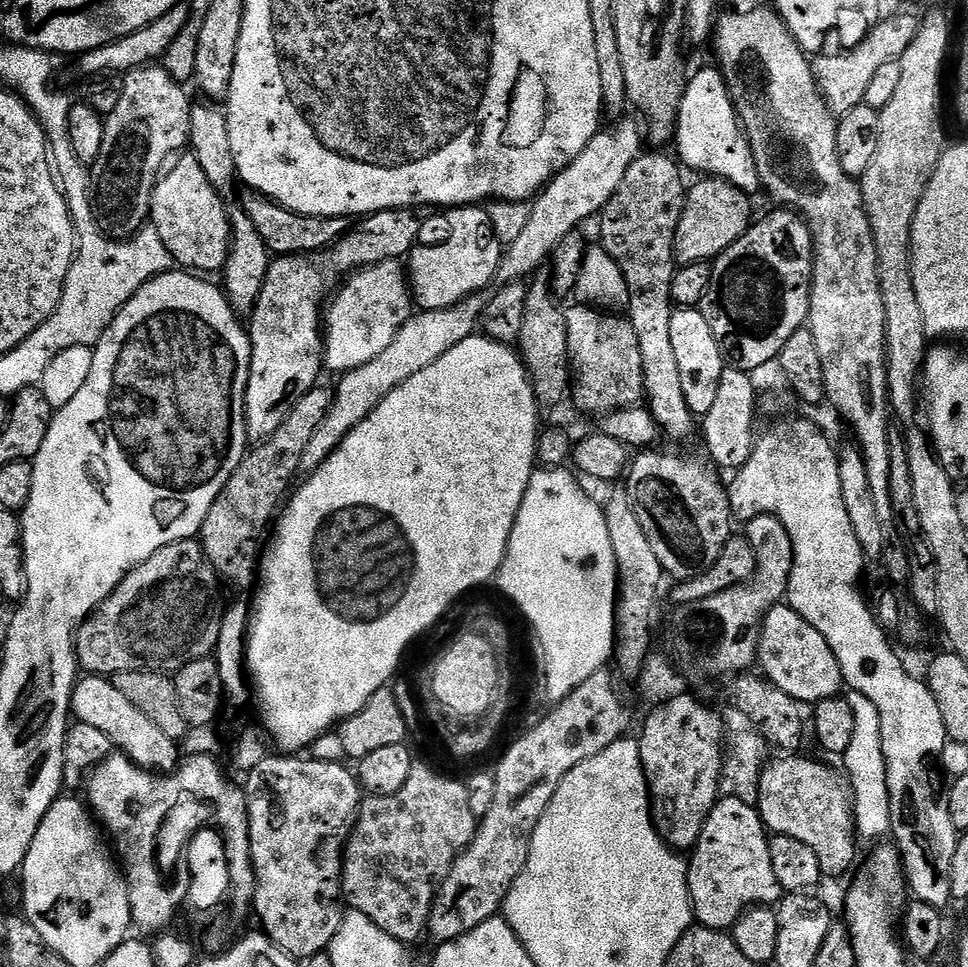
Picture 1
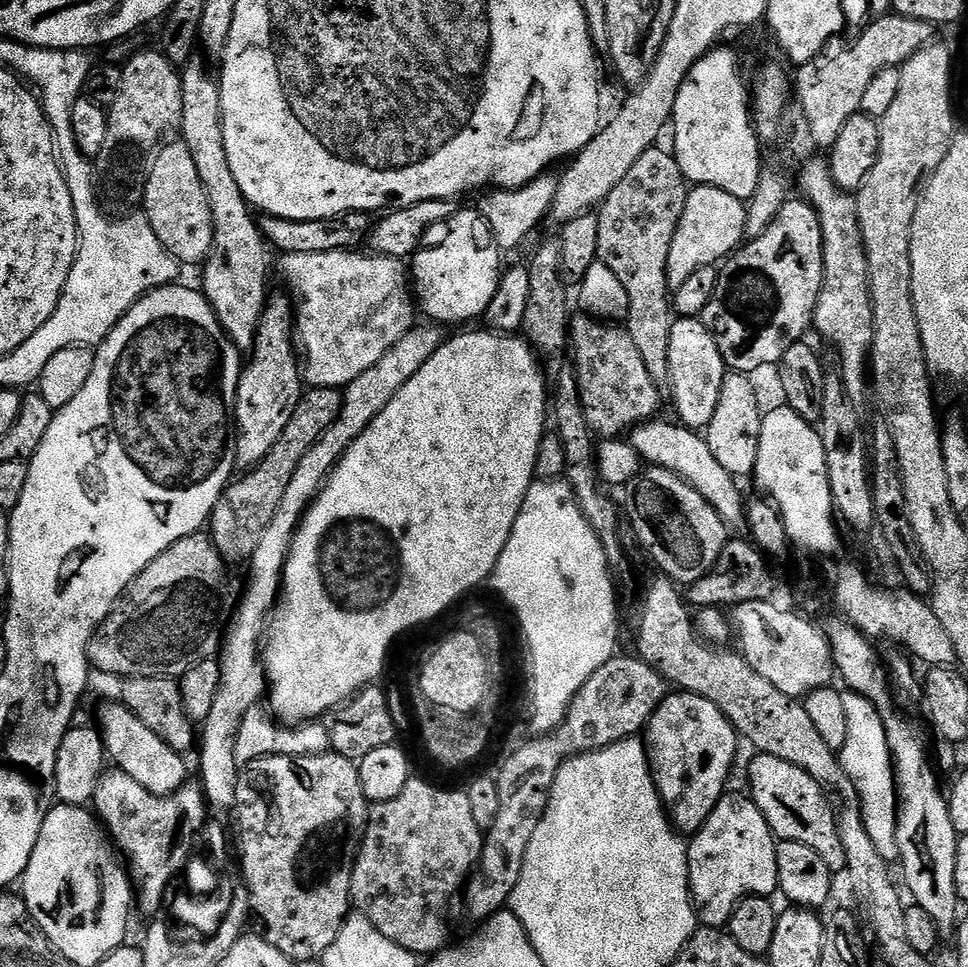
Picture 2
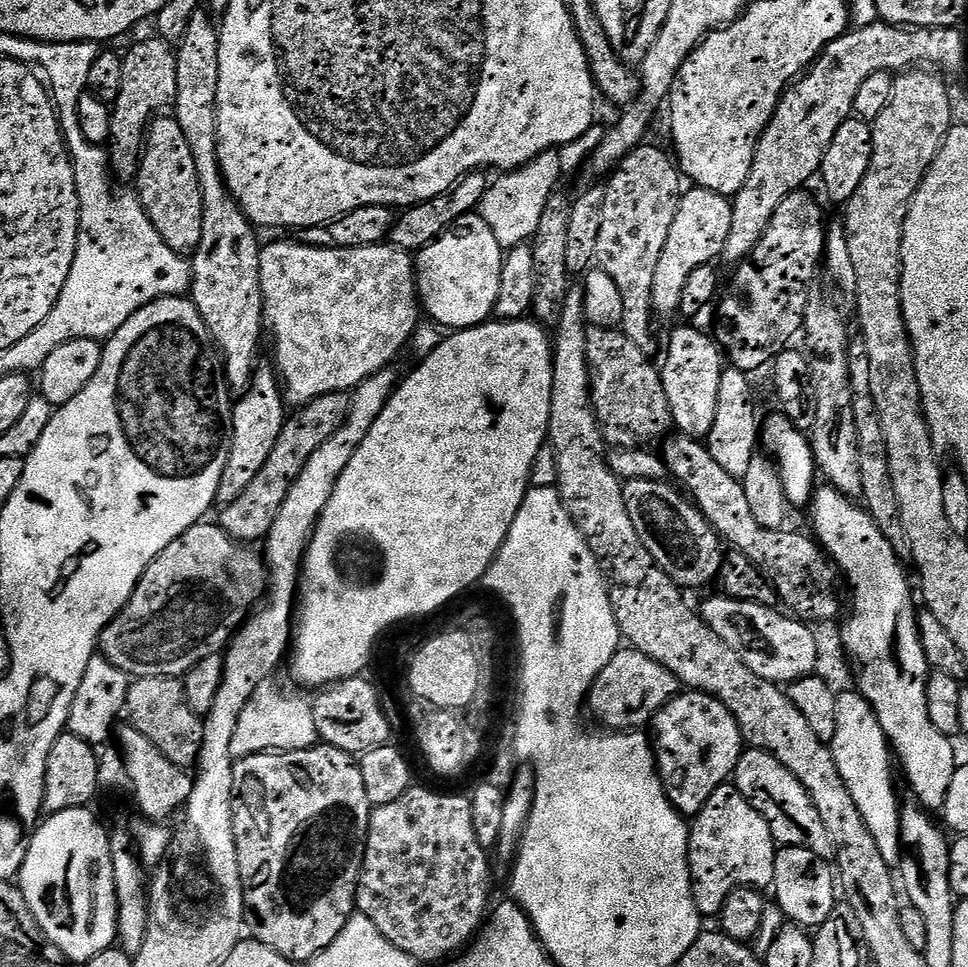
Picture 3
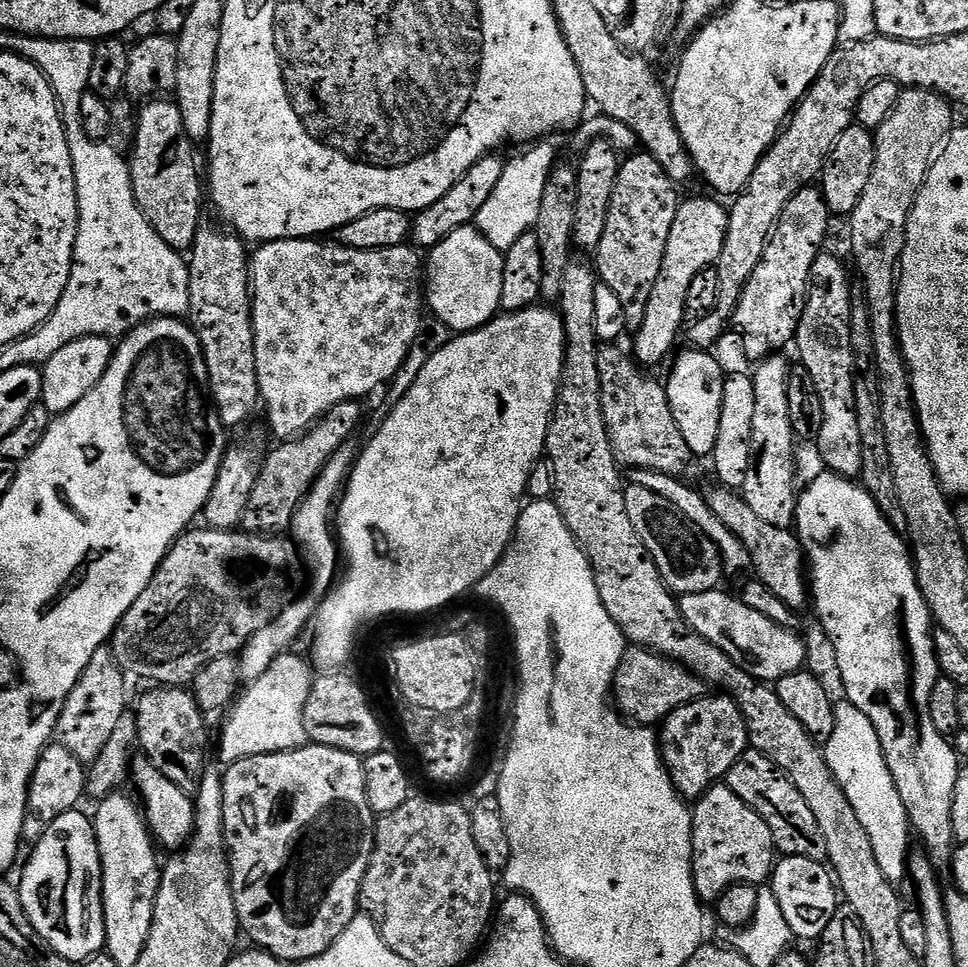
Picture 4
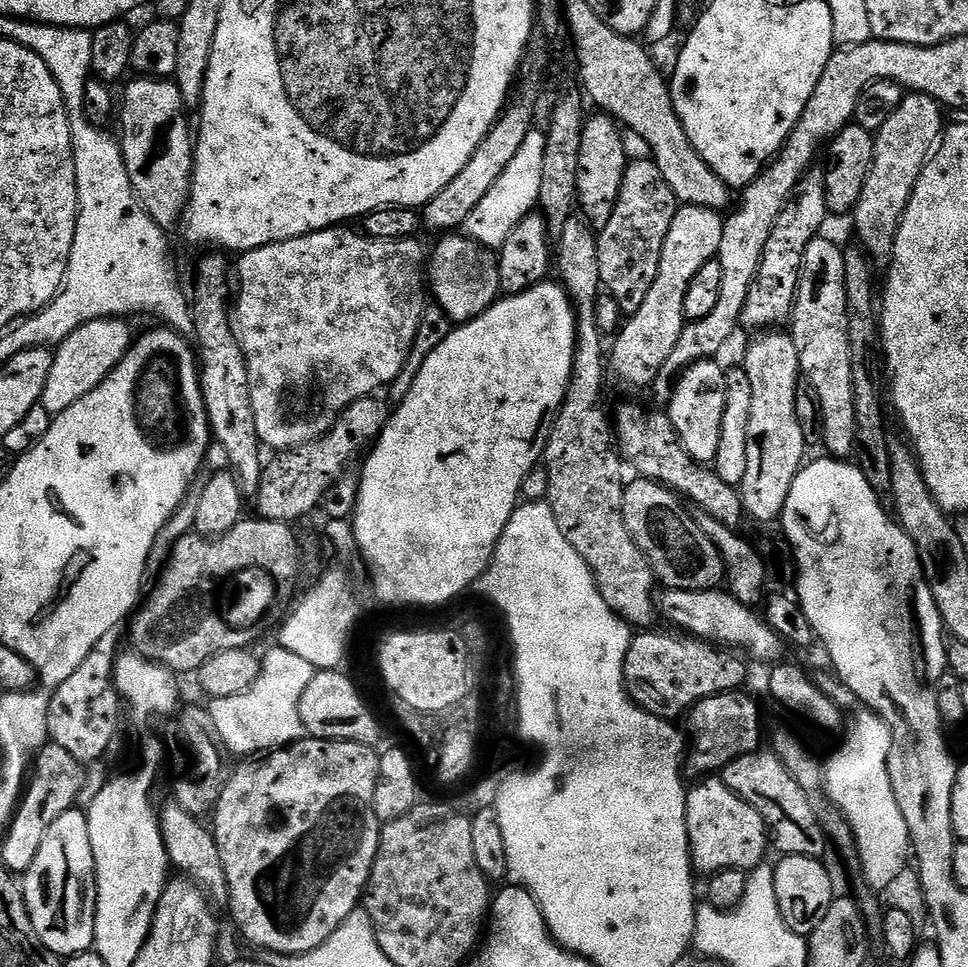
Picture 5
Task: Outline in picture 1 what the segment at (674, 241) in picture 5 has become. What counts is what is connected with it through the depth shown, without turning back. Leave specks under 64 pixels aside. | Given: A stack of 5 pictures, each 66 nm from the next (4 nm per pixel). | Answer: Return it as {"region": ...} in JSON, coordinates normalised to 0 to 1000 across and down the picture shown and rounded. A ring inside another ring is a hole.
{"region":[[[727,184],[724,187],[724,190],[719,190],[716,194],[714,191],[710,195],[705,225],[700,230],[700,238],[698,239],[698,267],[704,274],[722,273],[739,269],[763,244],[773,239],[775,229],[778,226],[777,211],[773,208],[776,207],[774,200],[762,196],[759,192],[751,190],[748,186]]]}

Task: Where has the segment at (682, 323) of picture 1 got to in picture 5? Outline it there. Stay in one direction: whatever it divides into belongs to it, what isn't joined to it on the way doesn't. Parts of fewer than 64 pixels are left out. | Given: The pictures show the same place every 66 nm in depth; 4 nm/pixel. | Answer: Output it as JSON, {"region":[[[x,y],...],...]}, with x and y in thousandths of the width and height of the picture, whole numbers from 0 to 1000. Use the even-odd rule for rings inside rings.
{"region":[[[739,371],[722,372],[719,376],[714,376],[706,385],[701,386],[698,397],[698,406],[694,410],[694,415],[688,421],[688,428],[713,474],[717,474],[721,480],[735,481],[742,469],[742,457],[746,453],[746,428],[750,424],[750,385],[746,380],[740,377]]]}

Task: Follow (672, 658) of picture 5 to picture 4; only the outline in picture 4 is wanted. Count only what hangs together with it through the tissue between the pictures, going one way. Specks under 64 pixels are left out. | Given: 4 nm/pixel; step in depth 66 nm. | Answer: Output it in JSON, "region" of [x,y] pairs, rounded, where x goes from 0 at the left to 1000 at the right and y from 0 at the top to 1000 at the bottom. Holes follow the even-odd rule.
{"region":[[[650,669],[632,703],[632,720],[637,733],[650,746],[662,751],[681,750],[700,730],[709,730],[728,719],[729,707],[708,687],[673,674],[670,670]]]}

